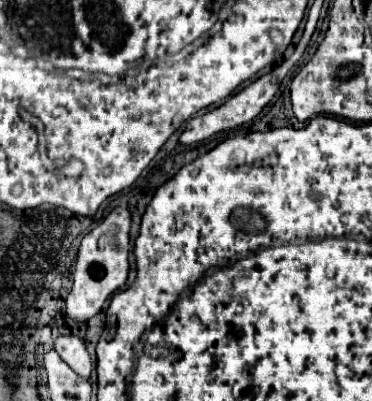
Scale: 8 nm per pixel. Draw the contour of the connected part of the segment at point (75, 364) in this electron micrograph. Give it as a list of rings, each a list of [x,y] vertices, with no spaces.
[[[60,336],[56,340],[56,352],[76,374],[80,374],[84,380],[90,380],[92,360],[86,344],[78,336]]]

